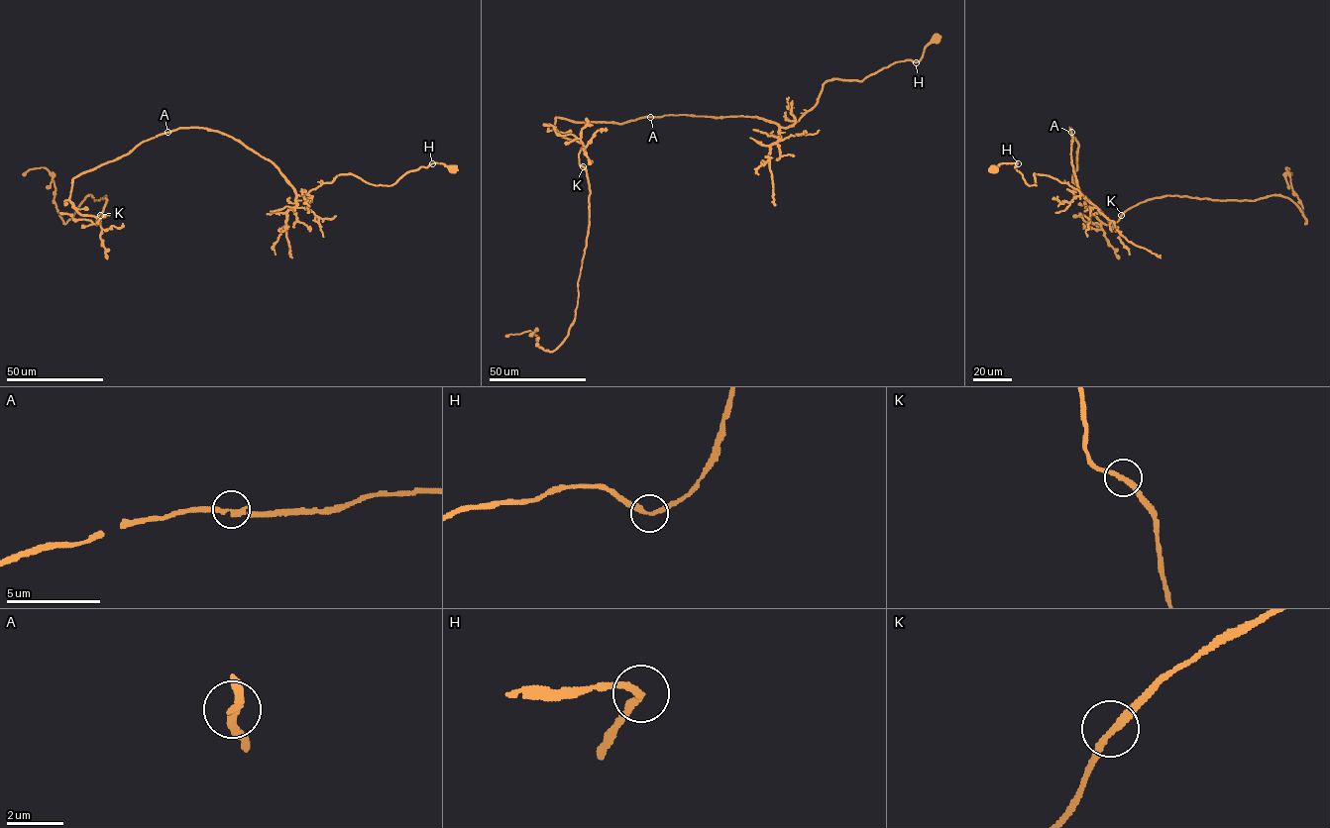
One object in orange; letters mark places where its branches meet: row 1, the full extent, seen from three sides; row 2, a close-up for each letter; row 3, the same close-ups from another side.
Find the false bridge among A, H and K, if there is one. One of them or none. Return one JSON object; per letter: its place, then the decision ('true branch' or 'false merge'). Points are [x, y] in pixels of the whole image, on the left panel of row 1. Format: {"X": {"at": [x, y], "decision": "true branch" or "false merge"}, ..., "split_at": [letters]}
{"A": {"at": [167, 132], "decision": "true branch"}, "H": {"at": [432, 163], "decision": "true branch"}, "K": {"at": [100, 215], "decision": "true branch"}, "split_at": []}

